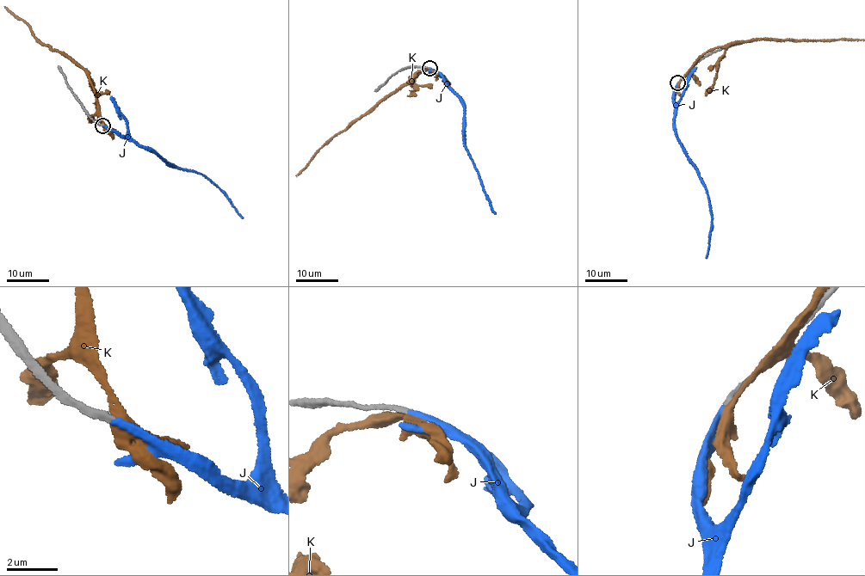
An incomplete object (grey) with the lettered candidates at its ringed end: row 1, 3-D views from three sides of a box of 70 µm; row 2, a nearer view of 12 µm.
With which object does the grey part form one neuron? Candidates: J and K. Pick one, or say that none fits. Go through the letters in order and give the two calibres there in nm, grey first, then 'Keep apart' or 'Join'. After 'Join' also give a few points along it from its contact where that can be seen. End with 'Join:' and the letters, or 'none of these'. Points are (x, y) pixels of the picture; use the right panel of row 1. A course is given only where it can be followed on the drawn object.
J: Thickness 240 nm (grey) against 200 nm. Join. Its course: (678, 83), (673, 92), (676, 107), (673, 123), (708, 195), (712, 223), (707, 258)
K: Thickness 240 nm (grey) against 400 nm. Keep apart
Join: J

